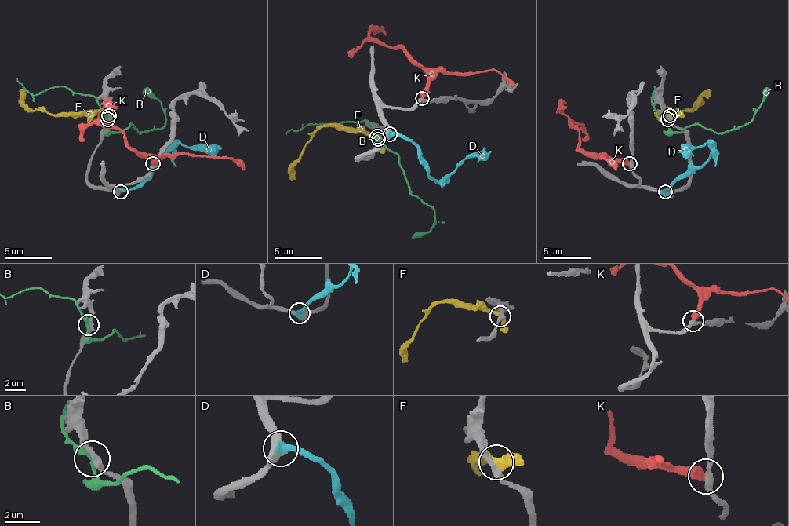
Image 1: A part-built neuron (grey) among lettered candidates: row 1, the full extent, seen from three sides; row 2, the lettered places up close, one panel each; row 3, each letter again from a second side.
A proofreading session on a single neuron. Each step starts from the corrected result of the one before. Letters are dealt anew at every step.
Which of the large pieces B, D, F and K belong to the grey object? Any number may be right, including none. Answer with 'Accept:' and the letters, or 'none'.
Accept: D

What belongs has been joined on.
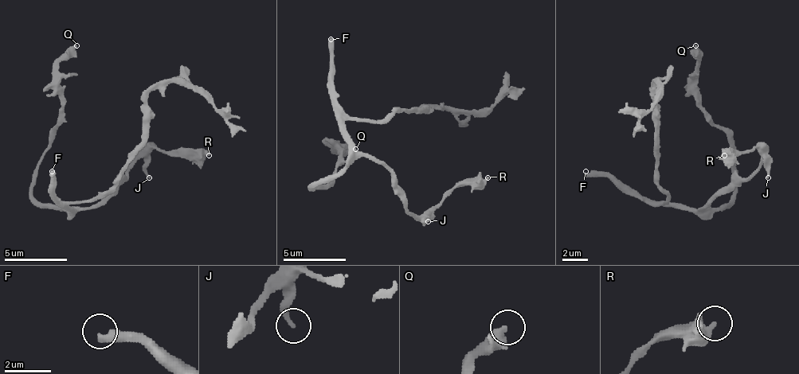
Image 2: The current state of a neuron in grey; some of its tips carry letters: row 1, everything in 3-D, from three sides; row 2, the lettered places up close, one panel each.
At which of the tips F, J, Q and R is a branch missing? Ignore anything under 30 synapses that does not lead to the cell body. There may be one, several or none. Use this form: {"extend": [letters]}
{"extend": ["F"]}

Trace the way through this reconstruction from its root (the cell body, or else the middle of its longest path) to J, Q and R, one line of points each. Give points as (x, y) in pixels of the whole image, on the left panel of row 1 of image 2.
J: (74, 202), (68, 205), (74, 208), (92, 208), (139, 158), (146, 161), (149, 177)
Q: (74, 202), (68, 205), (71, 208), (42, 205), (33, 196), (33, 174), (61, 121), (58, 64), (76, 45)
R: (74, 202), (68, 205), (92, 208), (139, 158), (155, 149), (205, 152), (209, 155)

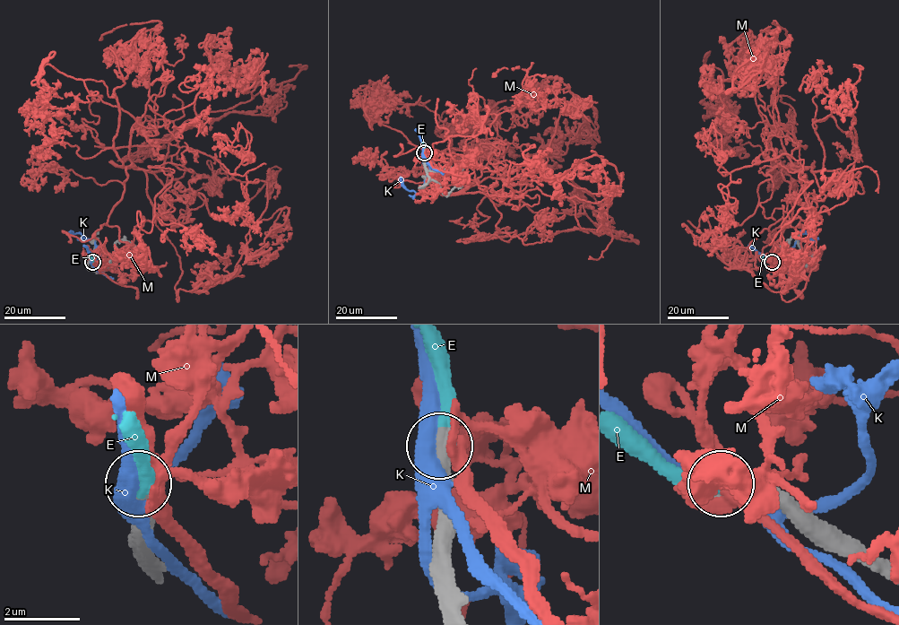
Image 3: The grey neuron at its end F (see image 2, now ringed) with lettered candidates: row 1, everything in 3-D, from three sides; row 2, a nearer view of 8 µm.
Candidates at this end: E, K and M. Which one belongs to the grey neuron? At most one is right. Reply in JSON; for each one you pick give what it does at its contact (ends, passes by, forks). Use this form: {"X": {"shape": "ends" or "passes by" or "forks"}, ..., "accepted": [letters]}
{"E": {"shape": "ends"}, "accepted": ["E"]}

